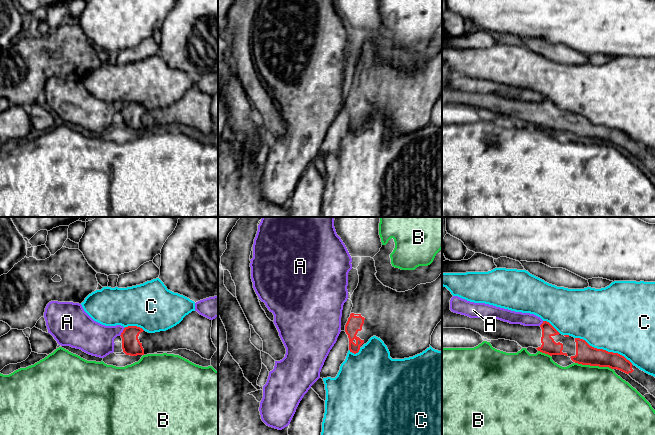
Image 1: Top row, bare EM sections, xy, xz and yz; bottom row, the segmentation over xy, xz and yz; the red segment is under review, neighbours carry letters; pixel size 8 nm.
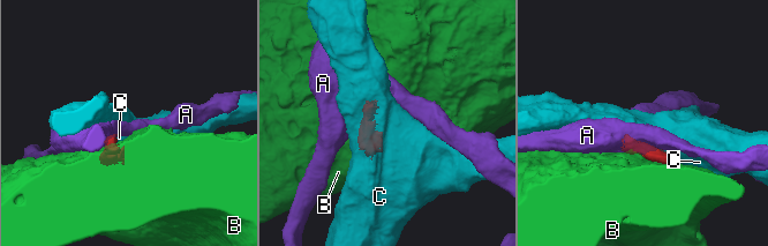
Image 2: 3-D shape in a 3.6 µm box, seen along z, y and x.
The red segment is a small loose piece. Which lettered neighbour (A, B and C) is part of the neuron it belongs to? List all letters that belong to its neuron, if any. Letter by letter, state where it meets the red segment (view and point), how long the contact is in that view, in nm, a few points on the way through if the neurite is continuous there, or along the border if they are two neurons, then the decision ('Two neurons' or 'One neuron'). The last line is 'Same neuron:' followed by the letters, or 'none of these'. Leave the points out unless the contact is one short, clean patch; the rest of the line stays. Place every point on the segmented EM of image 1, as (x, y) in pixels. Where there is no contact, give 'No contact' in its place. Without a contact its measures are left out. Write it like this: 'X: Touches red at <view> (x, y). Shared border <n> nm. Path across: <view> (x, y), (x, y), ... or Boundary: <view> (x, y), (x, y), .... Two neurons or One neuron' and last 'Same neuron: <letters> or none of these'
A: Touches red at xy (122, 332). Shared border 80 nm. Boundary: xy (124, 328), (119, 335). Two neurons
B: Touches red at yz (594, 365). Shared border 300 nm. Two neurons
C: Touches red at yz (604, 350). Shared border 500 nm. Two neurons
Same neuron: none of these

